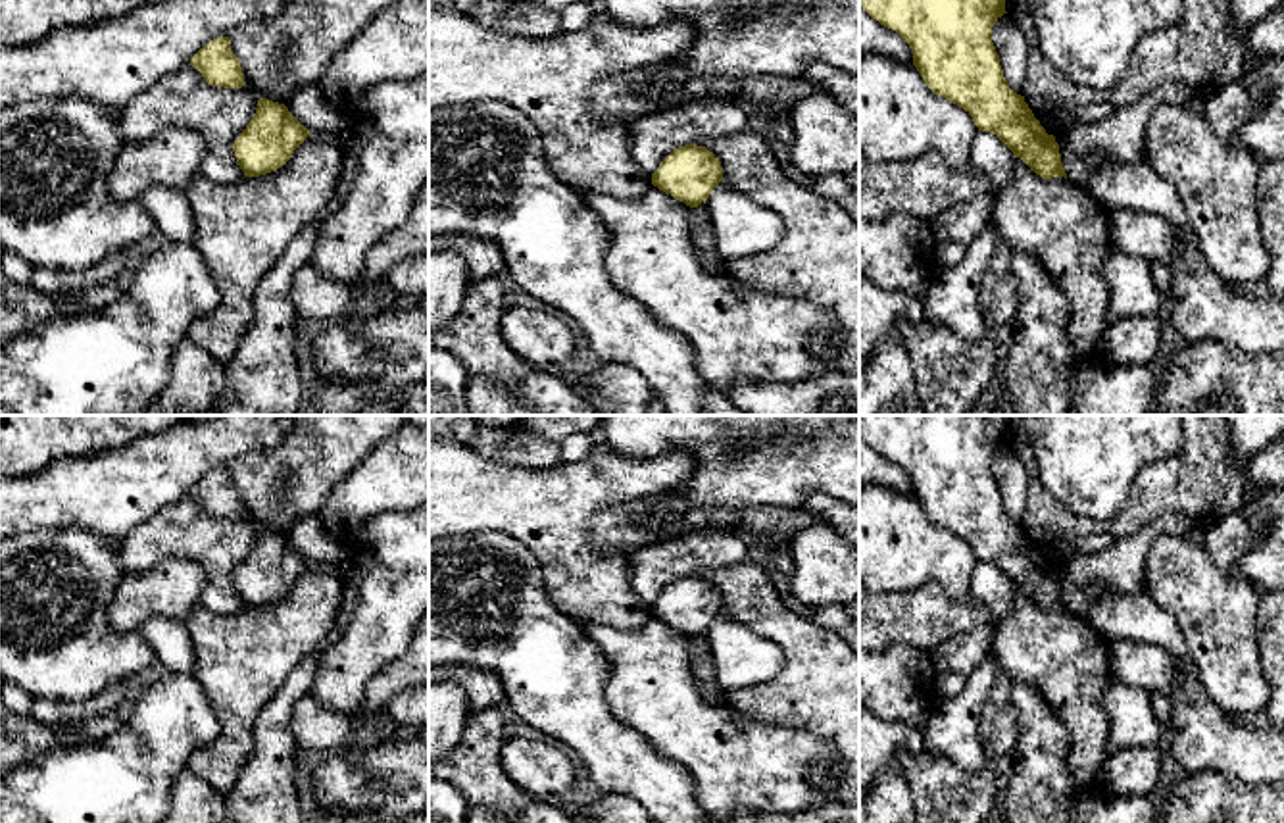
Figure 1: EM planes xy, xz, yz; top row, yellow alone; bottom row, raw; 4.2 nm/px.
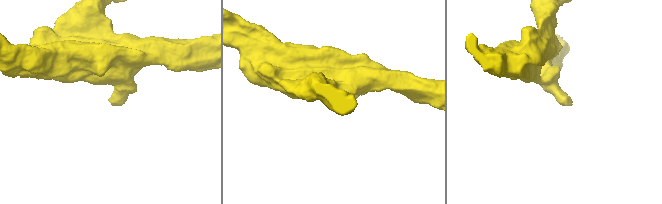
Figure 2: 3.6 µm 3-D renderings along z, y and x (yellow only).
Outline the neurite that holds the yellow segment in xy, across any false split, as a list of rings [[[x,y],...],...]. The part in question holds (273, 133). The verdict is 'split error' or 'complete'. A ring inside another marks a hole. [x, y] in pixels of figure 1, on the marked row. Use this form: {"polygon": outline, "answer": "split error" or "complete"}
{"polygon": [[[259,98],[254,117],[233,144],[244,177],[259,177],[283,167],[311,133],[284,104]]], "answer": "complete"}

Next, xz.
{"polygon": [[[686,144],[675,148],[652,173],[652,185],[698,208],[723,179],[721,162],[705,146]]], "answer": "complete"}

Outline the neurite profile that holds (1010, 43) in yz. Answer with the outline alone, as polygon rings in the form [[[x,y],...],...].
[[[1007,13],[998,17],[996,25],[992,27],[992,42],[1000,56],[1000,65],[1009,88],[1023,96],[1028,48],[1025,35],[1017,29]]]

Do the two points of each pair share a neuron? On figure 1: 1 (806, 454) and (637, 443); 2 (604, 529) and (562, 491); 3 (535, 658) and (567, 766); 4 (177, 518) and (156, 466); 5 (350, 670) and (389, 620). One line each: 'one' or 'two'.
1: one
2: two
3: two
4: two
5: one

